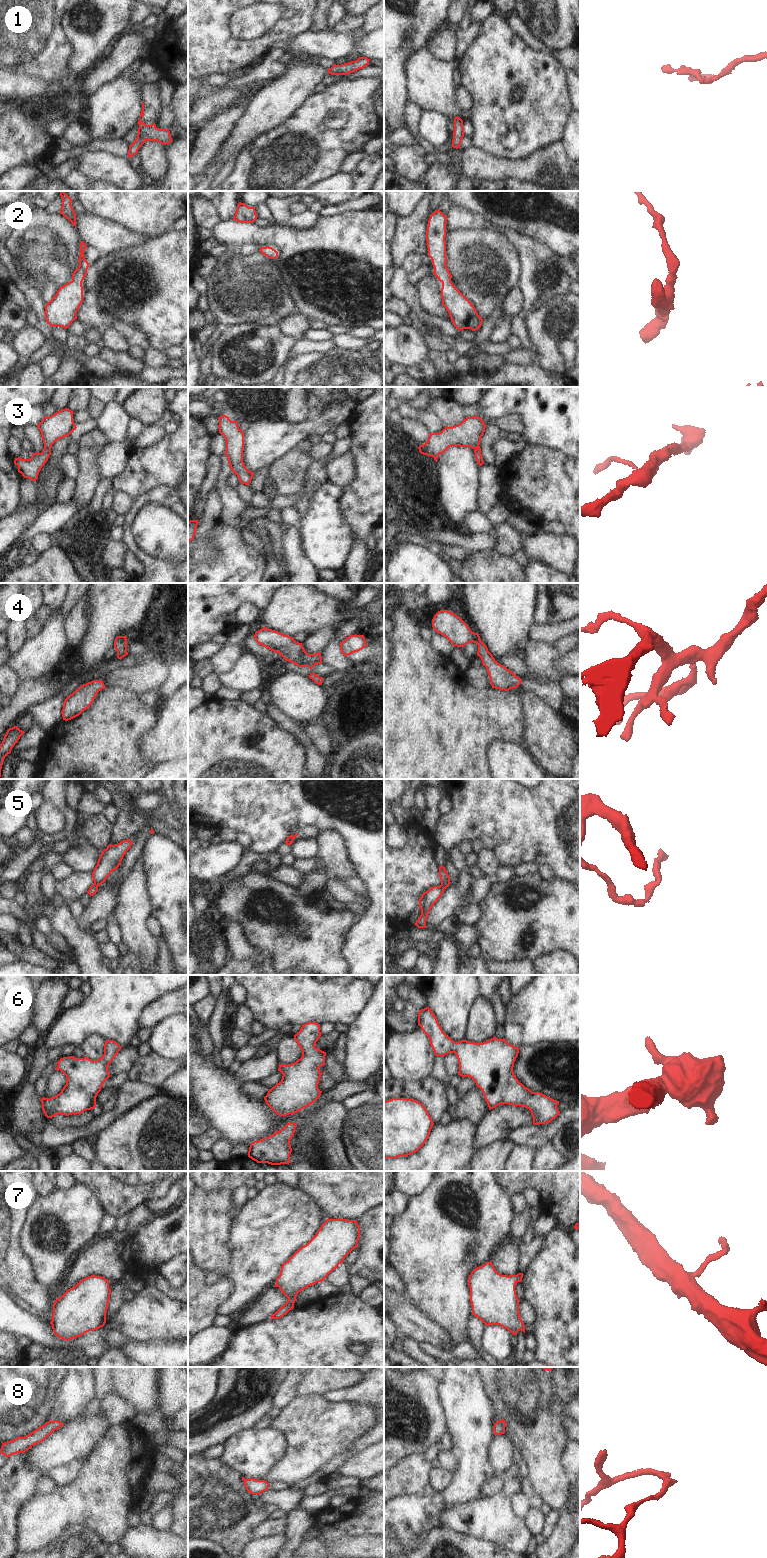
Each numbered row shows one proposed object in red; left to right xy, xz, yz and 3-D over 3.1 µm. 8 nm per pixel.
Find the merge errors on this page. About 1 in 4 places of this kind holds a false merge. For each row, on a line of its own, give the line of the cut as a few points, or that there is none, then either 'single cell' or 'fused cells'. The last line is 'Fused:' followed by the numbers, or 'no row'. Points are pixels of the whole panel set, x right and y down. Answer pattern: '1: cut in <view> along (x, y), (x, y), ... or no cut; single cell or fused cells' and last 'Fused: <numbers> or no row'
1: no cut; single cell
2: no cut; single cell
3: no cut; single cell
4: no cut; single cell
5: no cut; single cell
6: no cut; single cell
7: no cut; single cell
8: no cut; single cell
Fused: no row

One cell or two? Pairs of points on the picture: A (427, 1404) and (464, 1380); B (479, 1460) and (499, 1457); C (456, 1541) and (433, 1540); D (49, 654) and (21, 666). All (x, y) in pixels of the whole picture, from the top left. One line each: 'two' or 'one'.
A: two
B: two
C: one
D: one

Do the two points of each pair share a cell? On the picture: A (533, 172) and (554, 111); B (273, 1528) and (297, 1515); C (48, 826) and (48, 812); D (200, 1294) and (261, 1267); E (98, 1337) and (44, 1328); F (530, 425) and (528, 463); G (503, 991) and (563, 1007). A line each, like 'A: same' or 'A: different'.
A: different
B: different
C: same
D: different
E: same
F: different
G: different

